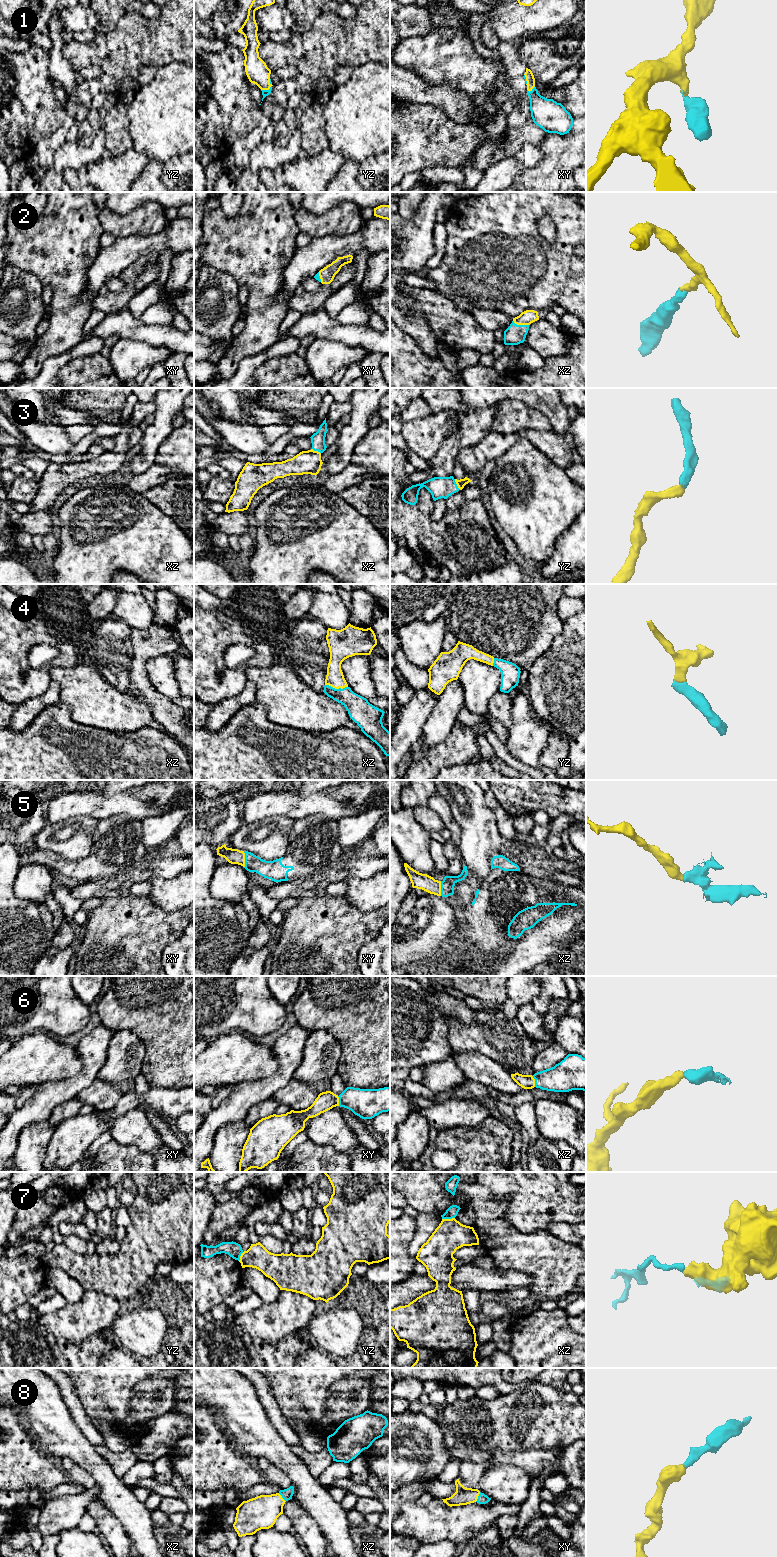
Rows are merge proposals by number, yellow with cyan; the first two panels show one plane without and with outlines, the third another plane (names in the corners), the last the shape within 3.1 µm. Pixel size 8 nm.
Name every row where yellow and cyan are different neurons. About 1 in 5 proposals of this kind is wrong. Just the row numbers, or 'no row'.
7

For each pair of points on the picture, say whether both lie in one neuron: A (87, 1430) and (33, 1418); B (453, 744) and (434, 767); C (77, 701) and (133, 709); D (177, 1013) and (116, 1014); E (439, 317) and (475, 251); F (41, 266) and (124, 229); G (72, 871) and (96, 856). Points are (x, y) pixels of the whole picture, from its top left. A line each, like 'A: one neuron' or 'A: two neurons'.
A: two neurons
B: one neuron
C: one neuron
D: one neuron
E: two neurons
F: two neurons
G: one neuron

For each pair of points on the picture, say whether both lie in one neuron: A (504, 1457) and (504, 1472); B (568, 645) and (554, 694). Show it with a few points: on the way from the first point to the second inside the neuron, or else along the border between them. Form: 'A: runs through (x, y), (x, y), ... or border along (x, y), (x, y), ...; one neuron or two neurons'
A: border along (492, 1465), (514, 1464), (526, 1472); two neurons
B: runs through (568, 657), (568, 680), (566, 682); one neuron

